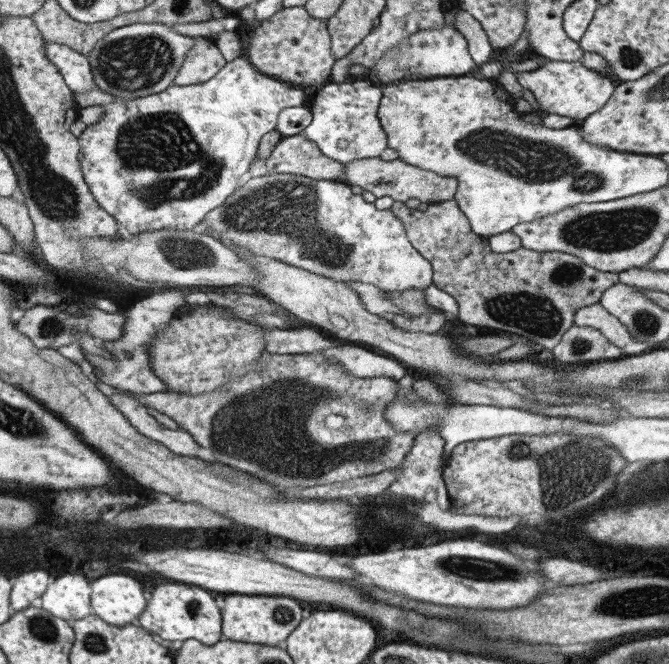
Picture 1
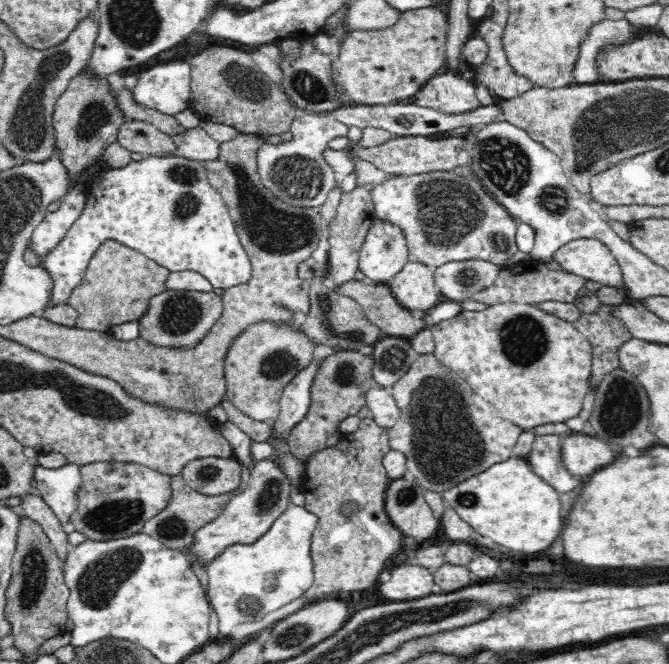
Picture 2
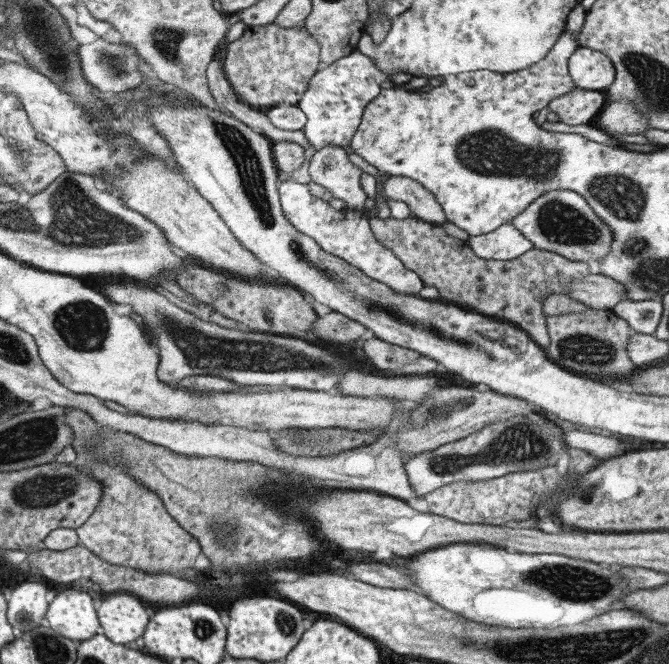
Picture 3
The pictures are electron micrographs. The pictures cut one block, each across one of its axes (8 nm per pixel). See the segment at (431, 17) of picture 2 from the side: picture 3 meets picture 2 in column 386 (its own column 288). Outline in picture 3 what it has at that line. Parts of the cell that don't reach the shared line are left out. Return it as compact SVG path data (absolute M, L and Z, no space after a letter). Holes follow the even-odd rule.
M275 23L246 26L242 35L227 42L222 69L237 99L249 107L295 105L307 89L307 82L318 72L320 46L306 28L281 28Z

